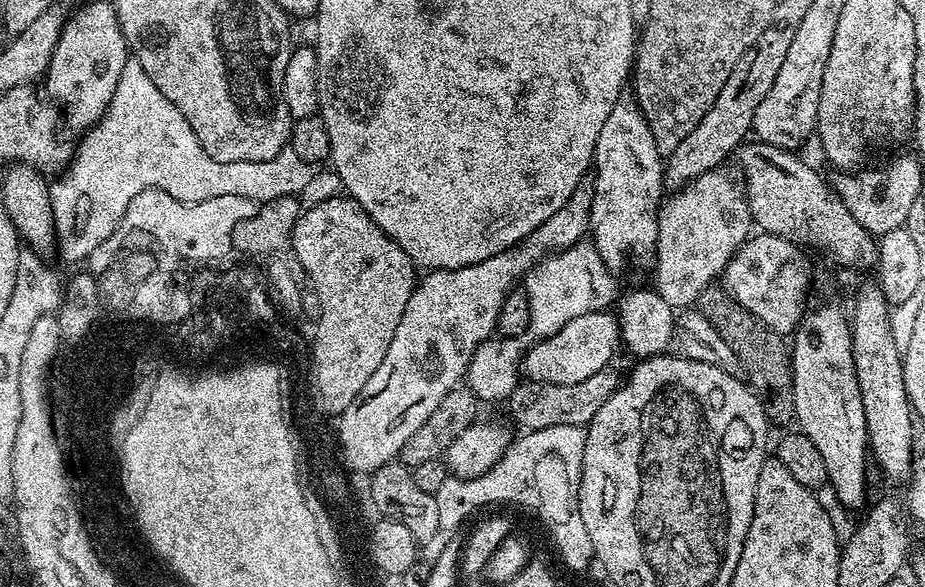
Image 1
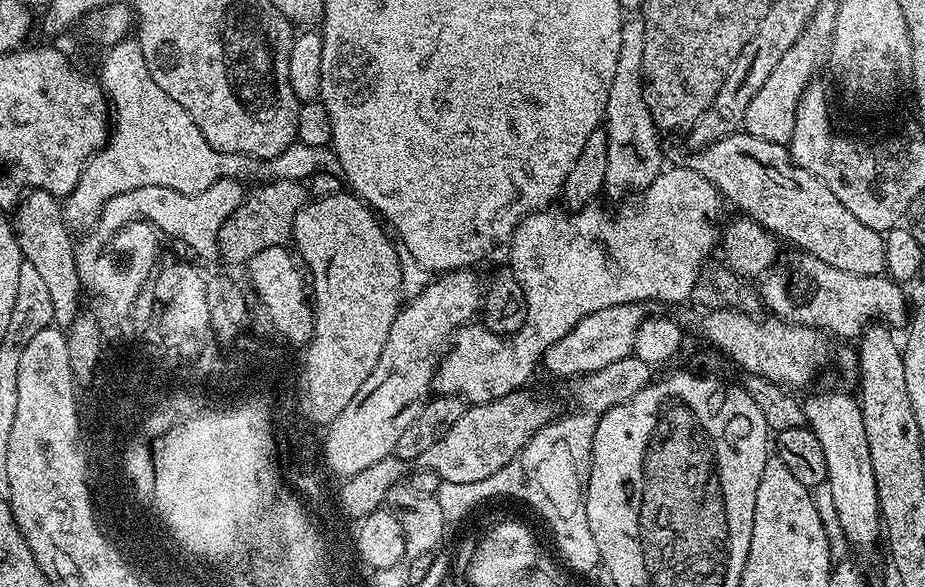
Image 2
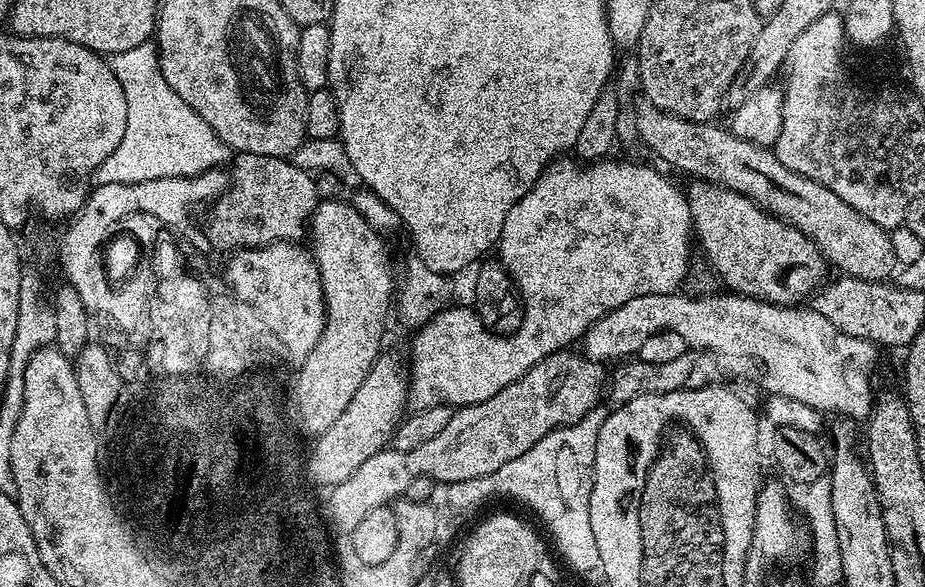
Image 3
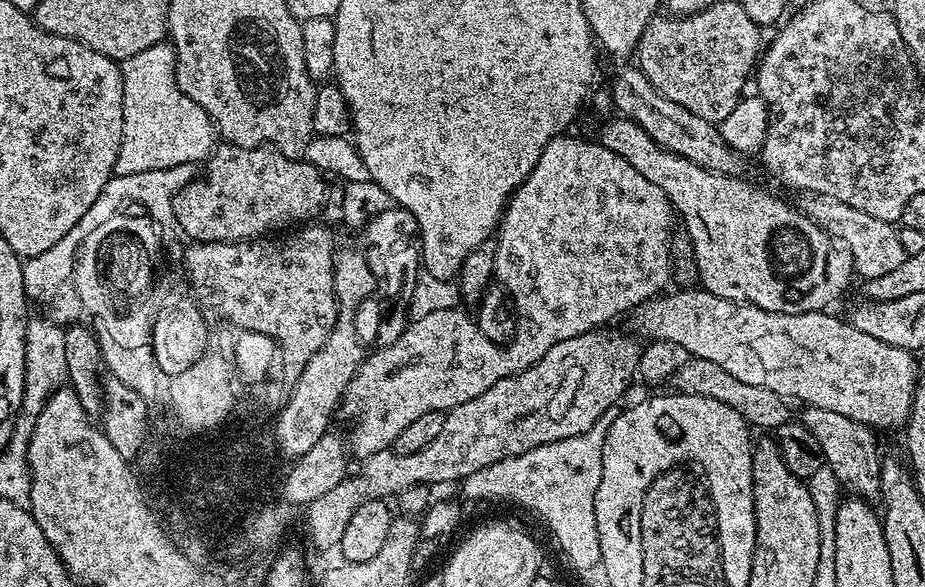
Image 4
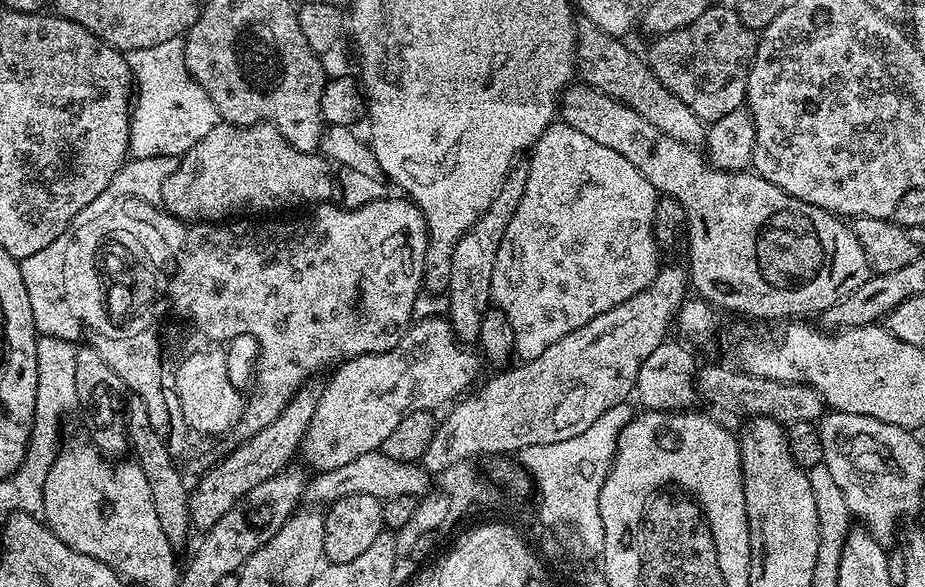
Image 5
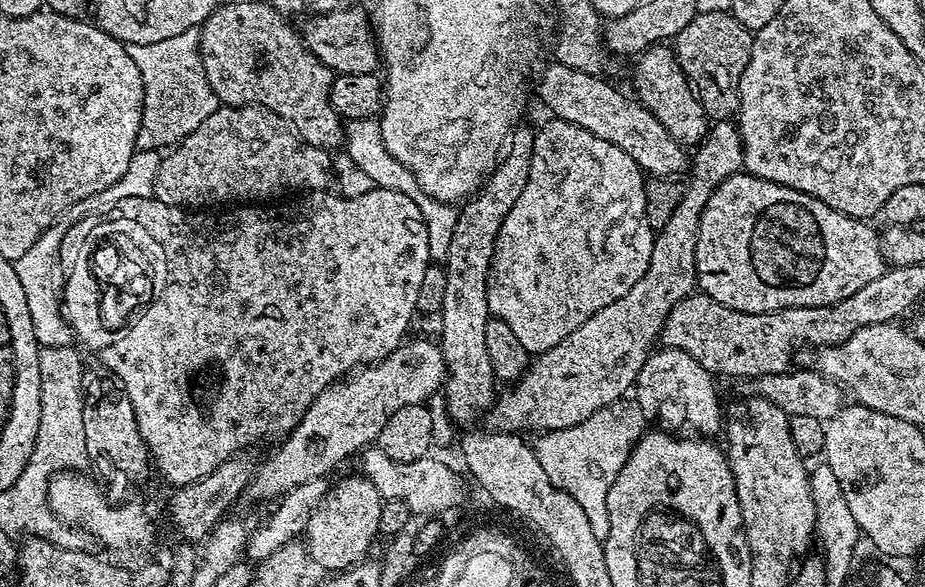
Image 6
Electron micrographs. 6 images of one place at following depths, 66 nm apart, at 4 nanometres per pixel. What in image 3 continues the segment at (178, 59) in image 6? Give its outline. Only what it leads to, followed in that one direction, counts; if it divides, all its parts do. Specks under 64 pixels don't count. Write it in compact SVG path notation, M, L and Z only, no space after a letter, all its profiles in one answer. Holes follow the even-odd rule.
M155 43L111 53L110 63L126 98L126 134L122 134L118 150L114 150L114 154L96 169L94 180L97 185L200 176L204 171L229 163L230 149L193 108L186 106L186 102L166 86L166 78L160 73Z

